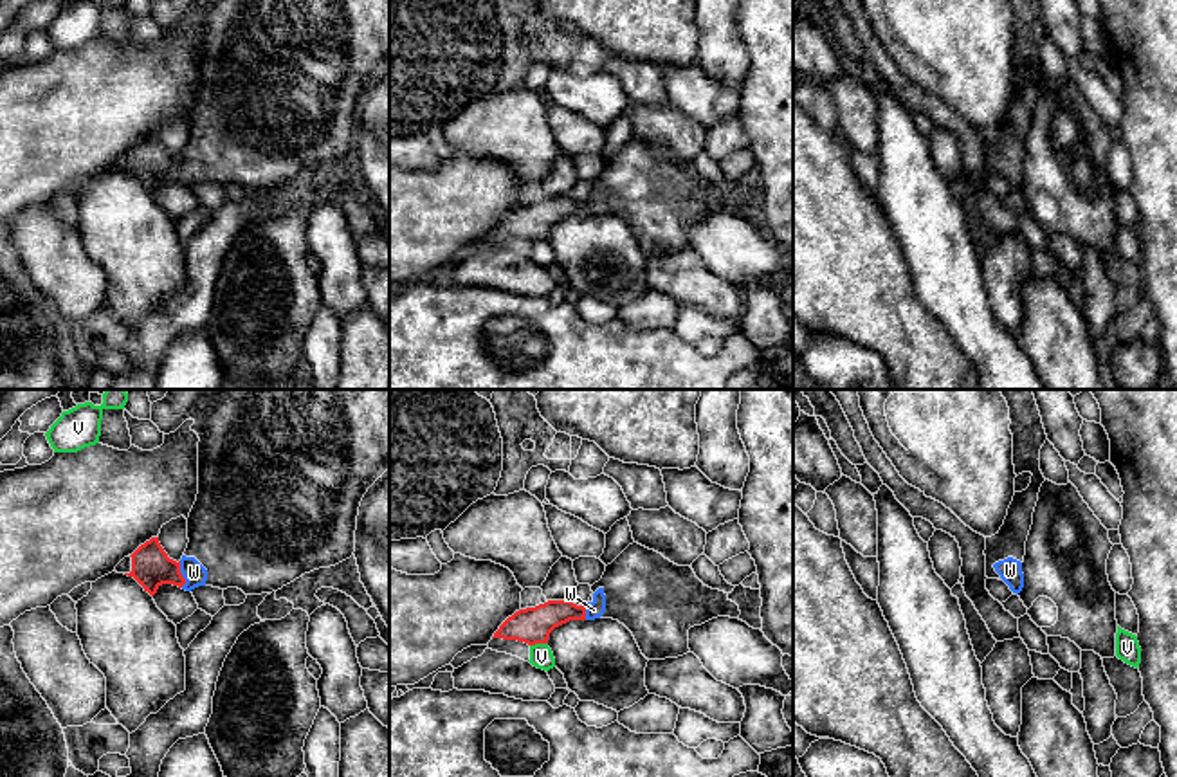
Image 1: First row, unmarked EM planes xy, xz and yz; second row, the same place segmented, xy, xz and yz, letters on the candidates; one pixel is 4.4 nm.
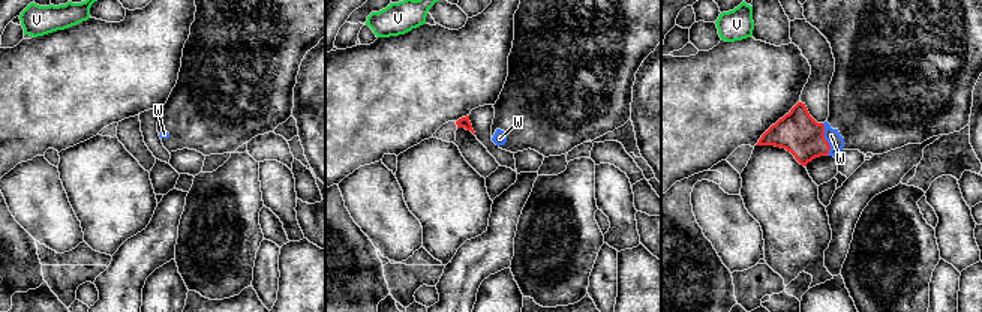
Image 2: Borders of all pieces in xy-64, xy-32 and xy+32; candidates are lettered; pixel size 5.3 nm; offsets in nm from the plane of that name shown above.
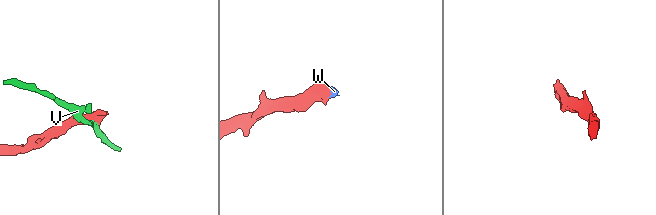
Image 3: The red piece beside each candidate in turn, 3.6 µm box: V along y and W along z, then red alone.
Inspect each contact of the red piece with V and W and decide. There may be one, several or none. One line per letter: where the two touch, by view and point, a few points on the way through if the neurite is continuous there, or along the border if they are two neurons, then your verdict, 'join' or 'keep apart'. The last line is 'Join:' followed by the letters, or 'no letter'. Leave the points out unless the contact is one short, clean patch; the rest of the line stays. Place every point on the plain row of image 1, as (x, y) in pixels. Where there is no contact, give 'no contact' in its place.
V: contact xz (538, 238); border xz (547, 238), (530, 242); keep apart
W: contact xy (181, 170); way xy (150, 161), (181, 170), (193, 168); join
Join: W

